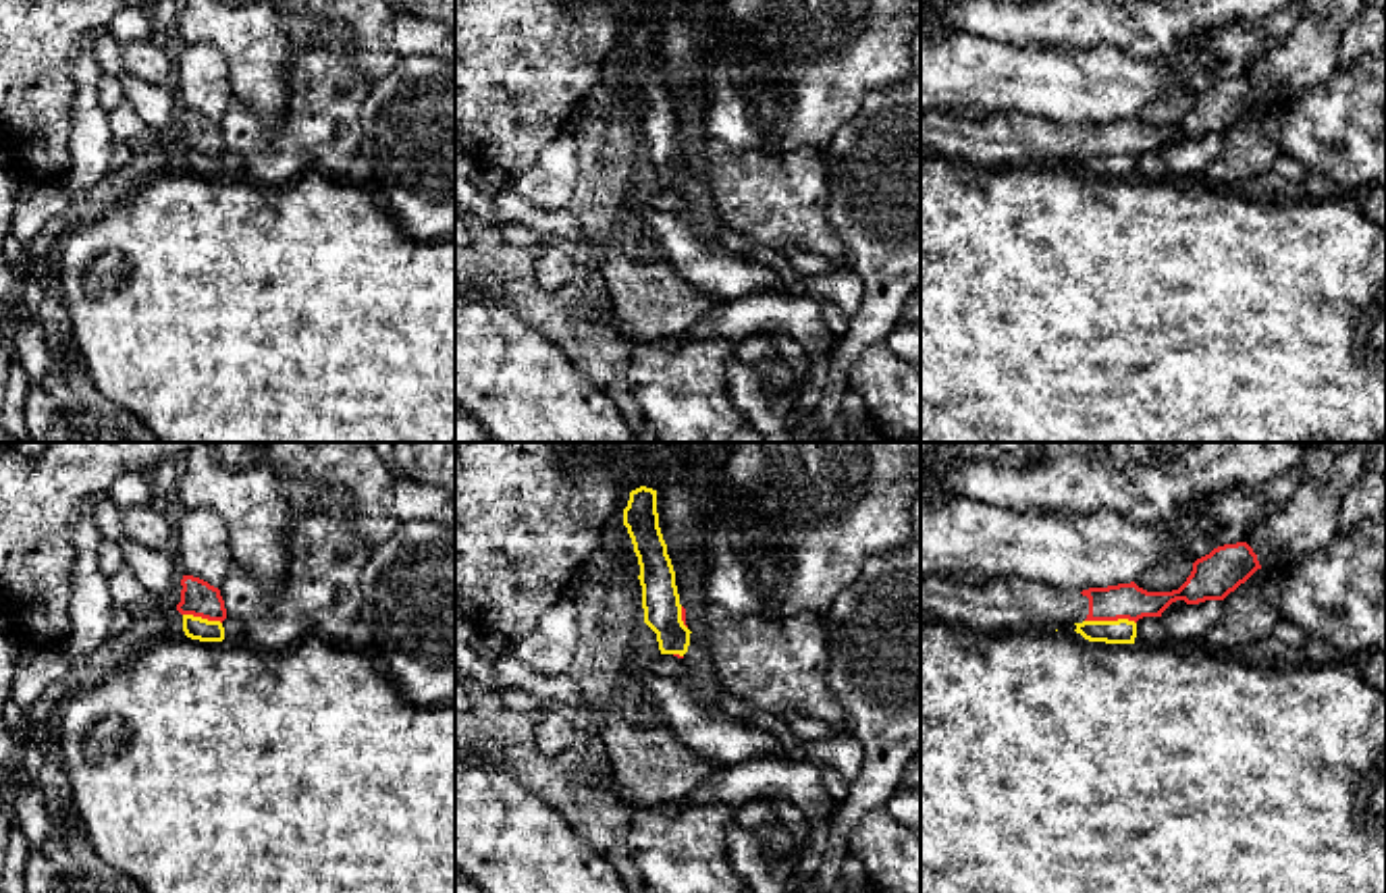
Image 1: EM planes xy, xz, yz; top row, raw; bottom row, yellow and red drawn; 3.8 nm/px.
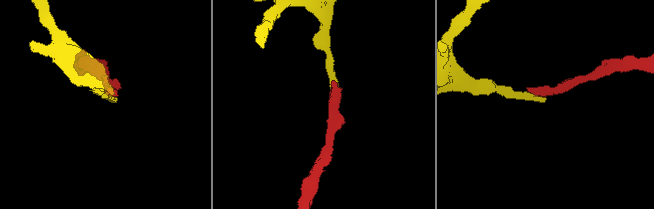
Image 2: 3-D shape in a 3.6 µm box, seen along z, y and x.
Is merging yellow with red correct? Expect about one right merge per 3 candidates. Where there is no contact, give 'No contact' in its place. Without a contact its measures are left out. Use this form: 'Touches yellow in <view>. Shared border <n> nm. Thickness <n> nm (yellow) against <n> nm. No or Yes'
Touches yellow in yz. Shared border 200 nm. Thickness 100 nm (yellow) against 140 nm. No

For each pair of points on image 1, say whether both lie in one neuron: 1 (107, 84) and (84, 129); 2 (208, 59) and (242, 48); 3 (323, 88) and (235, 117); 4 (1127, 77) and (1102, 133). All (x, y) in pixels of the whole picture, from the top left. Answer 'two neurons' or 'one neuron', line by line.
1: two neurons
2: two neurons
3: one neuron
4: two neurons

